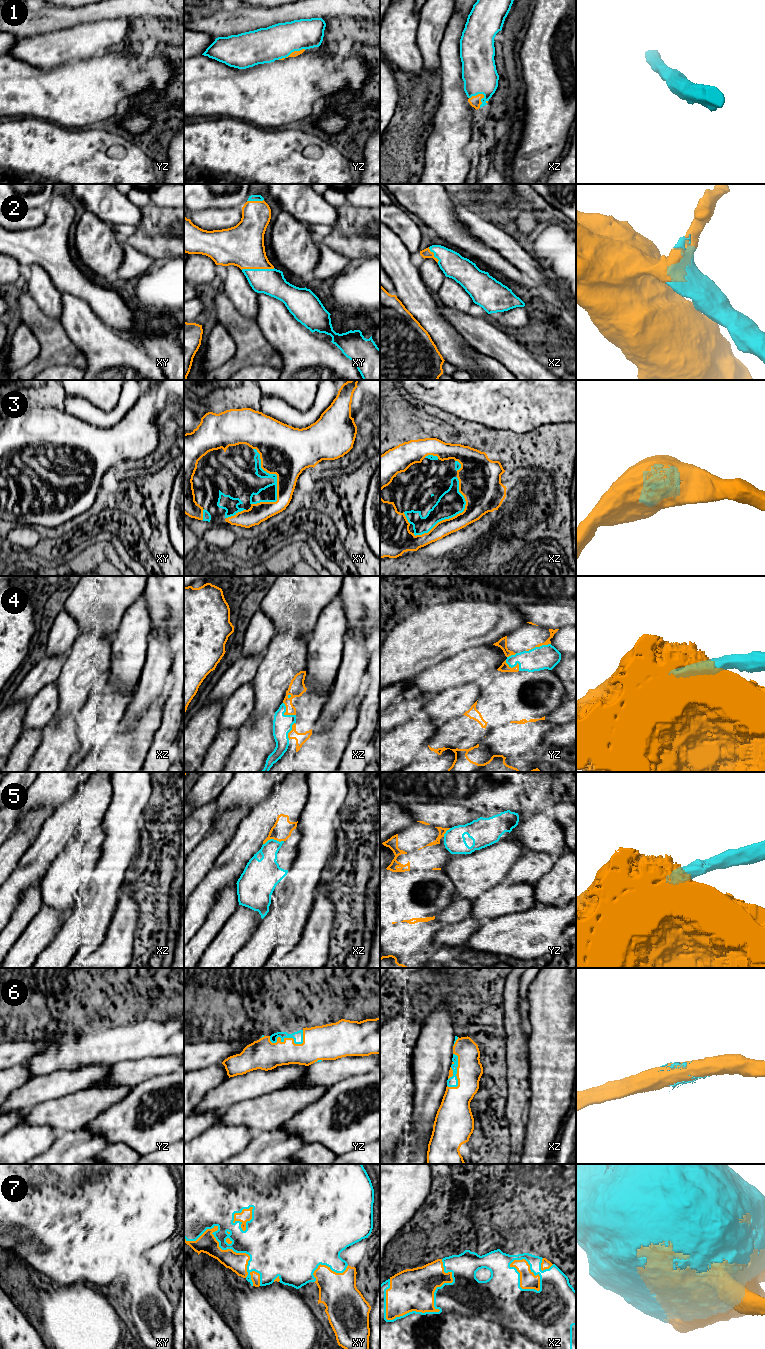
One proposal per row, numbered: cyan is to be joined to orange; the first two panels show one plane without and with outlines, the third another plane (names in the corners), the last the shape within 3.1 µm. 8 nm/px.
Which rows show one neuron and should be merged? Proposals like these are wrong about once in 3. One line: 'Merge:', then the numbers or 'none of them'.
Merge: 1, 2, 3, 6, 7

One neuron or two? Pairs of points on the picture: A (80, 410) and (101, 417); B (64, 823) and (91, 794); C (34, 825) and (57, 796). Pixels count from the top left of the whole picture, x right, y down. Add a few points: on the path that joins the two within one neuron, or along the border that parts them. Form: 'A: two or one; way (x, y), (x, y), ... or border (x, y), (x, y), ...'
A: one; way (85, 410), (96, 417)
B: one; way (69, 816), (84, 801)
C: two; border (31, 811), (36, 808), (49, 808), (53, 812)

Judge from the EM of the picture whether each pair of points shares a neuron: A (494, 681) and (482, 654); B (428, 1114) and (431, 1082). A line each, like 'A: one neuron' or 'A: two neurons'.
A: two neurons
B: one neuron

